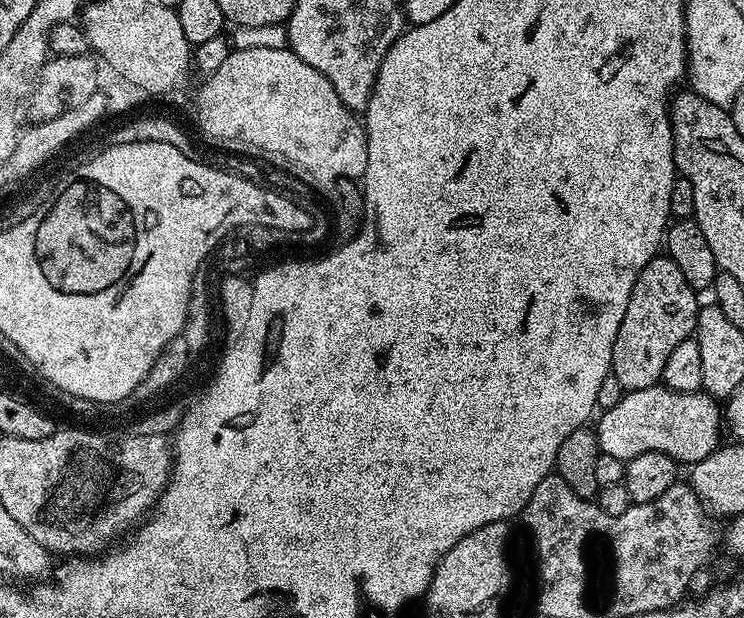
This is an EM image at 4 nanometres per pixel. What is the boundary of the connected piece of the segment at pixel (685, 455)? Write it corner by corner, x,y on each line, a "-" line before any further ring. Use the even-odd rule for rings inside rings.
663,386
625,392
618,406
599,413
594,431
600,451
627,462
638,454
658,450
691,466
716,451
722,436
722,408
707,392
675,392
-
600,416
600,421
599,420
-
720,440
720,441
719,441

